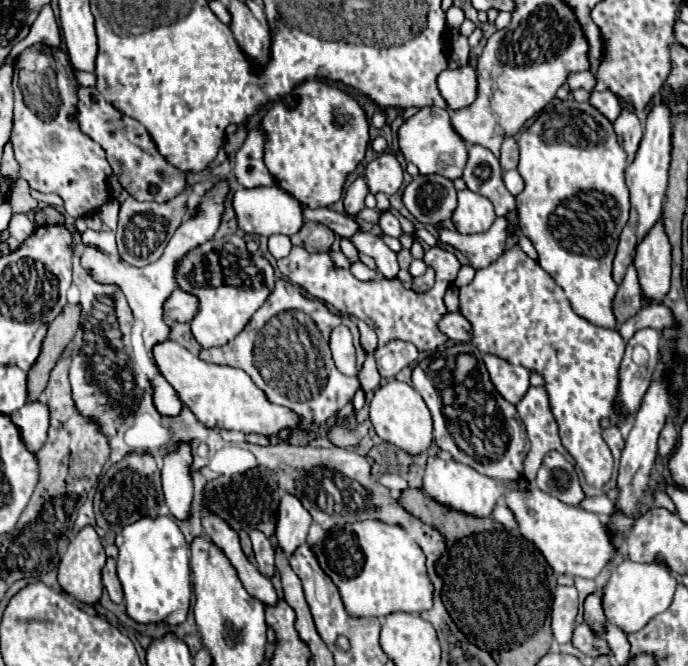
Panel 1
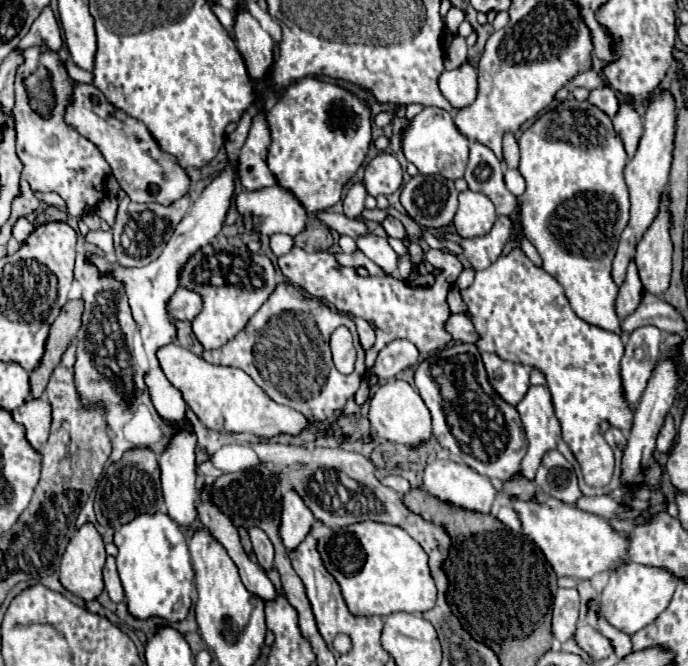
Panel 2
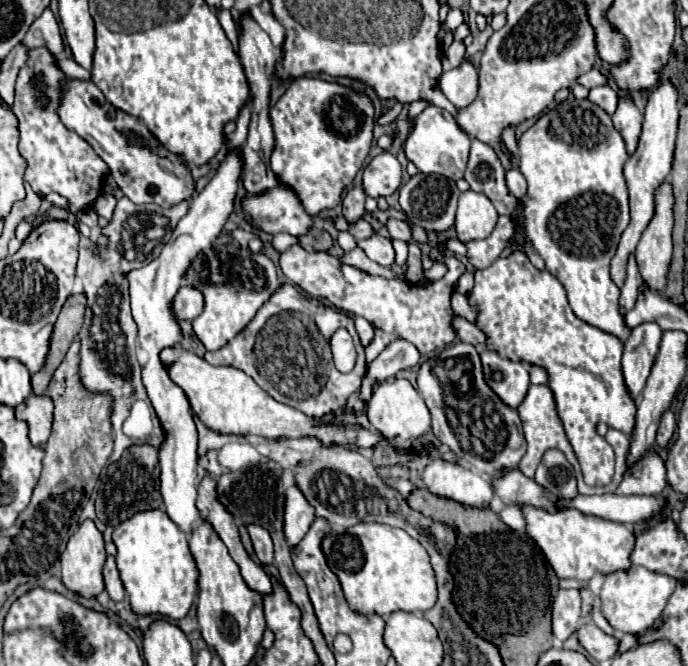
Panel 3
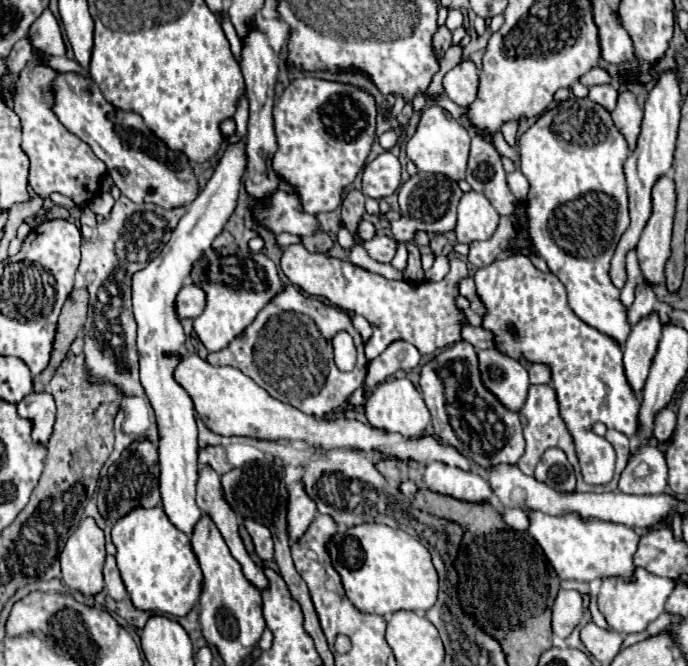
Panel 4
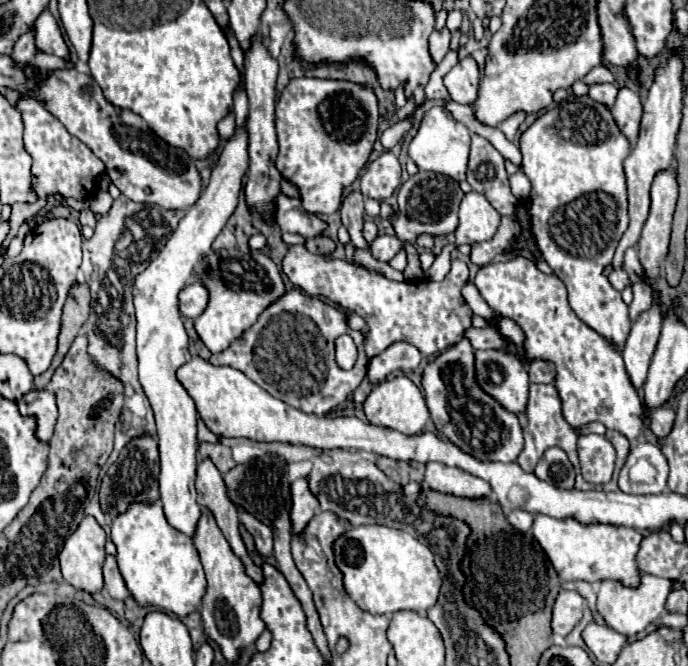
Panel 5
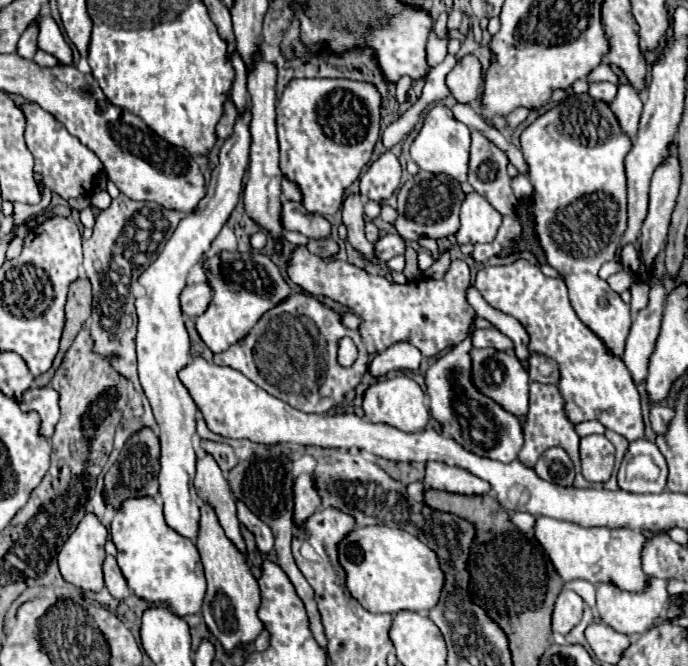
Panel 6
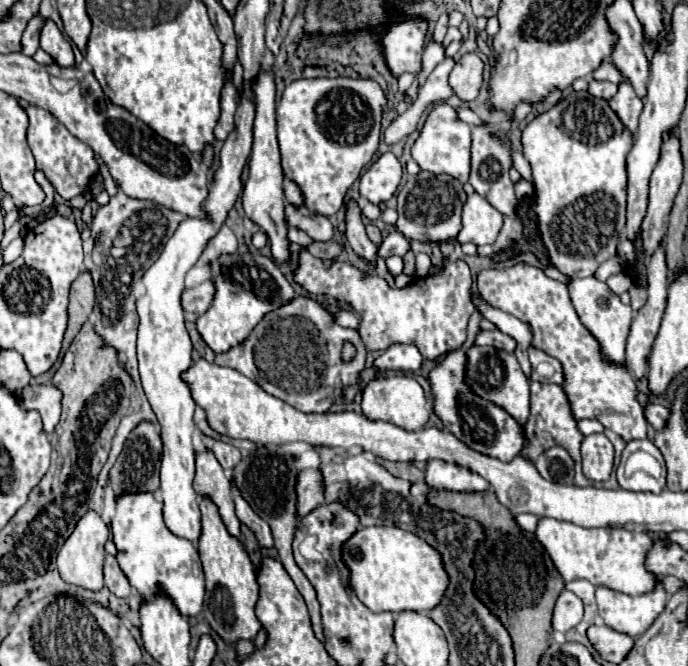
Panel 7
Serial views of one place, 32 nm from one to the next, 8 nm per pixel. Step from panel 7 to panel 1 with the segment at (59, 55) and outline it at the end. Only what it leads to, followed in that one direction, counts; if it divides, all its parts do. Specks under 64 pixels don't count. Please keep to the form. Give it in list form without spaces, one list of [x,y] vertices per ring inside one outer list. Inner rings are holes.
[[[44,6],[36,18],[36,22],[30,28],[30,34],[12,48],[6,62],[10,62],[14,56],[18,56],[22,50],[26,50],[32,44],[48,44],[48,46],[60,46],[60,28],[54,18],[54,12],[50,6]]]

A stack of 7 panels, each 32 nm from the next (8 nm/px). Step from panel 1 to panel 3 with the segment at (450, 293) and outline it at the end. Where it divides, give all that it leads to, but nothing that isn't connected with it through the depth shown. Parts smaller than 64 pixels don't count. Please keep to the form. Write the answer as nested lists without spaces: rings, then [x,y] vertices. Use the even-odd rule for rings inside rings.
[[[454,290],[451,296],[451,306],[455,314],[463,316],[472,324],[476,323],[476,314],[470,307],[467,298]]]

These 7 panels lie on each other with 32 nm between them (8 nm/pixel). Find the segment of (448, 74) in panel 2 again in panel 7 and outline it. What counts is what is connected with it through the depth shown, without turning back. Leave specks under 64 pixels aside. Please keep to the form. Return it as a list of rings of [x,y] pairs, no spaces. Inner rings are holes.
[[[464,54],[460,62],[456,62],[454,70],[450,72],[450,88],[462,102],[476,100],[480,86],[482,86],[482,72],[484,64],[476,54]]]

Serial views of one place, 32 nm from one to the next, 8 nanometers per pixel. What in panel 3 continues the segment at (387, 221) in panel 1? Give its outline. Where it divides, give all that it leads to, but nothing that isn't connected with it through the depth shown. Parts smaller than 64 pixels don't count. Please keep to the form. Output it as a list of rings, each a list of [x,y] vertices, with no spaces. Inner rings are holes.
[[[388,220],[388,222],[386,222],[386,228],[388,228],[388,232],[390,232],[392,238],[404,240],[404,242],[410,240],[410,228],[408,228],[406,222],[400,222],[400,220]]]

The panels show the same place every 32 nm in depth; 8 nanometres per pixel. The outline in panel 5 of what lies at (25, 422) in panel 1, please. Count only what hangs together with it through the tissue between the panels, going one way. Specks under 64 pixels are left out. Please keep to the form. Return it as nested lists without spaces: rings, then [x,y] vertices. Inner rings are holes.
[[[32,390],[28,392],[20,404],[20,414],[22,416],[34,416],[36,418],[36,438],[42,442],[48,442],[58,418],[58,410],[56,410],[56,398],[52,392],[48,390]]]

